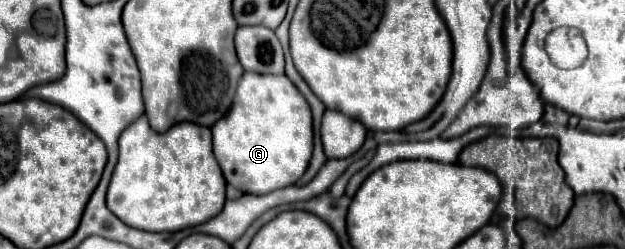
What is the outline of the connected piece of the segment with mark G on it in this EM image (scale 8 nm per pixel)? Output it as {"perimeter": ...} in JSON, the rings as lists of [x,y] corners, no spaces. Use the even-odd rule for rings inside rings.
{"perimeter":[[[245,72],[237,86],[237,94],[233,98],[233,106],[229,108],[229,114],[225,114],[221,122],[215,122],[211,132],[213,154],[223,170],[227,184],[245,194],[269,194],[269,190],[279,190],[295,184],[307,170],[313,152],[313,124],[309,104],[287,76]]]}

